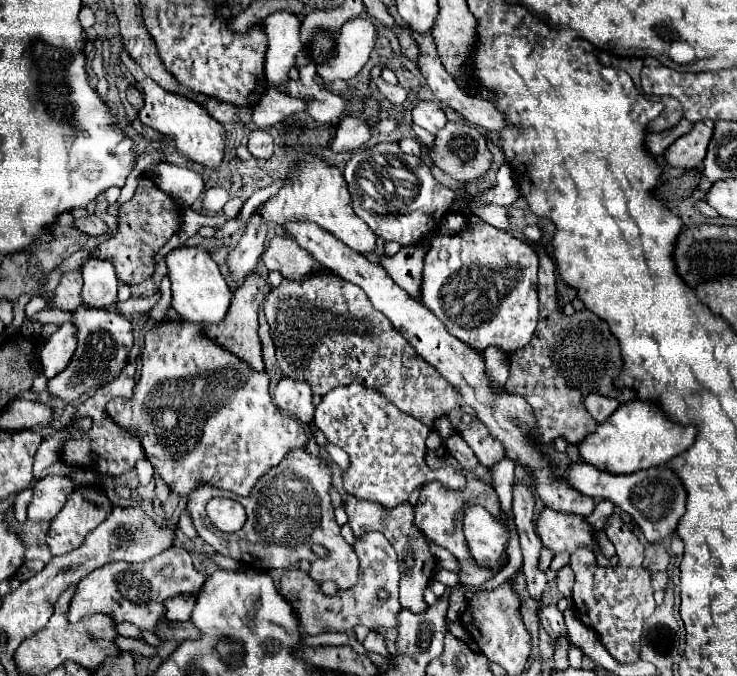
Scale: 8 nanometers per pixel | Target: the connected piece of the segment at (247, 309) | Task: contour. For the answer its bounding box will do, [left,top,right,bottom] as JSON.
[205,273,269,371]

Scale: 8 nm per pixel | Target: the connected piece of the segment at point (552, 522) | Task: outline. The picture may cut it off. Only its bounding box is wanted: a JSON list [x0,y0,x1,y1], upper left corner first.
[537,509,615,557]

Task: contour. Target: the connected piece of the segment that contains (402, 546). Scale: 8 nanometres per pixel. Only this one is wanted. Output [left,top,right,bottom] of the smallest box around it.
[345,495,435,613]

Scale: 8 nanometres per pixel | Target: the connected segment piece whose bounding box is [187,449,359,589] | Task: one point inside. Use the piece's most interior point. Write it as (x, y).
(298, 513)

